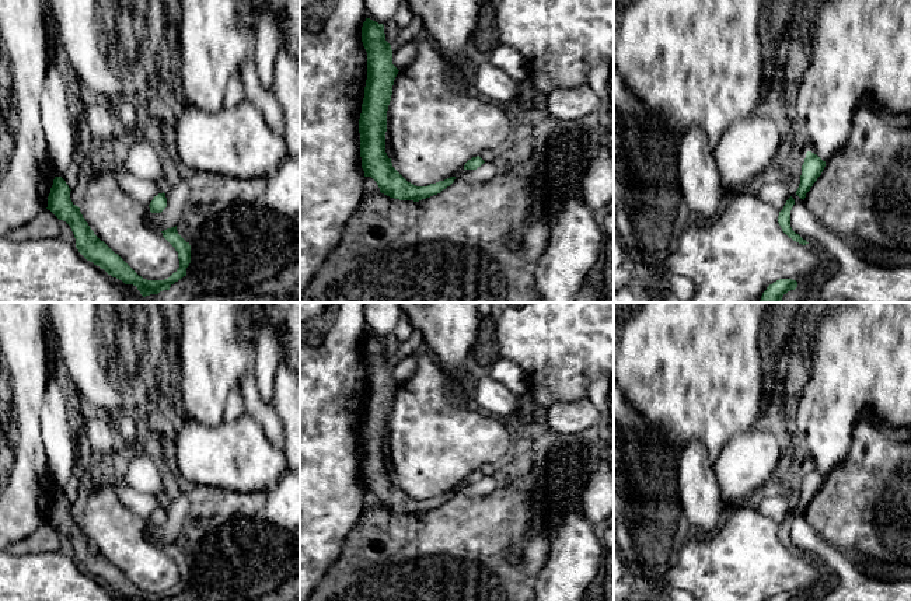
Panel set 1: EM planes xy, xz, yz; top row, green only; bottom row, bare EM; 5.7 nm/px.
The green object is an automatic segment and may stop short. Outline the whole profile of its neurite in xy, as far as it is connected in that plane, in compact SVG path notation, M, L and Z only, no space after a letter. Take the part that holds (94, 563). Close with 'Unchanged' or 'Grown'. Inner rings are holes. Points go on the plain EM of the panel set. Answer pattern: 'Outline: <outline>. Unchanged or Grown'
Outline: M55 490L46 523L70 539L76 552L76 562L87 574L100 580L112 591L122 594L125 598L133 598L136 601L171 601L175 595L186 590L186 581L191 577L191 559L178 548L177 539L161 546L178 566L179 581L168 593L147 594L139 590L118 567L94 548L83 531L80 521L71 516L70 504L62 490Z. Unchanged

